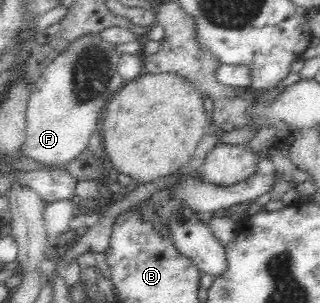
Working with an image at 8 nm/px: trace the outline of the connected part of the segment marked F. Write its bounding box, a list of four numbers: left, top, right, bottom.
[20,33,125,169]

